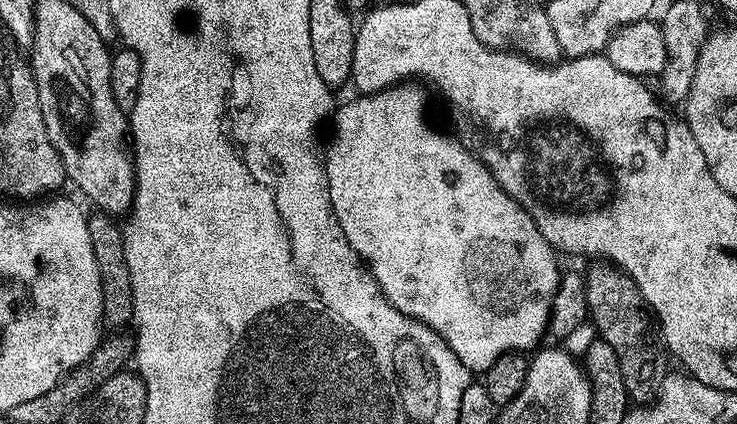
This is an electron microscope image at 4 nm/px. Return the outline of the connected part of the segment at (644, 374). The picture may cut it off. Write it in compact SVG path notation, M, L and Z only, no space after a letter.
M594 262L585 273L584 285L589 321L595 326L597 337L609 343L618 355L622 371L622 382L626 385L629 399L640 406L646 406L657 399L661 383L668 373L668 352L655 319L641 291L623 269L607 262Z

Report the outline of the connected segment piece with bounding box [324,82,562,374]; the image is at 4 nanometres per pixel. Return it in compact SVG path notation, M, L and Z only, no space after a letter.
M401 82L386 87L381 92L357 95L357 100L348 100L341 108L339 105L335 109L336 133L332 136L332 145L329 148L327 145L324 156L330 202L342 226L342 234L346 234L346 242L358 253L361 260L367 263L385 298L402 315L411 316L427 328L434 329L447 342L450 350L458 354L460 361L468 367L469 373L483 374L487 368L494 366L494 362L503 352L527 353L528 348L535 349L541 343L539 340L548 332L548 315L552 309L556 287L560 284L562 267L560 268L559 262L556 261L556 249L546 242L546 238L542 238L528 211L513 196L508 196L506 190L502 190L494 174L482 163L479 156L467 144L461 144L455 135L447 136L446 133L428 125L428 116L424 113L428 108L428 96L419 87L423 88L416 82Z

